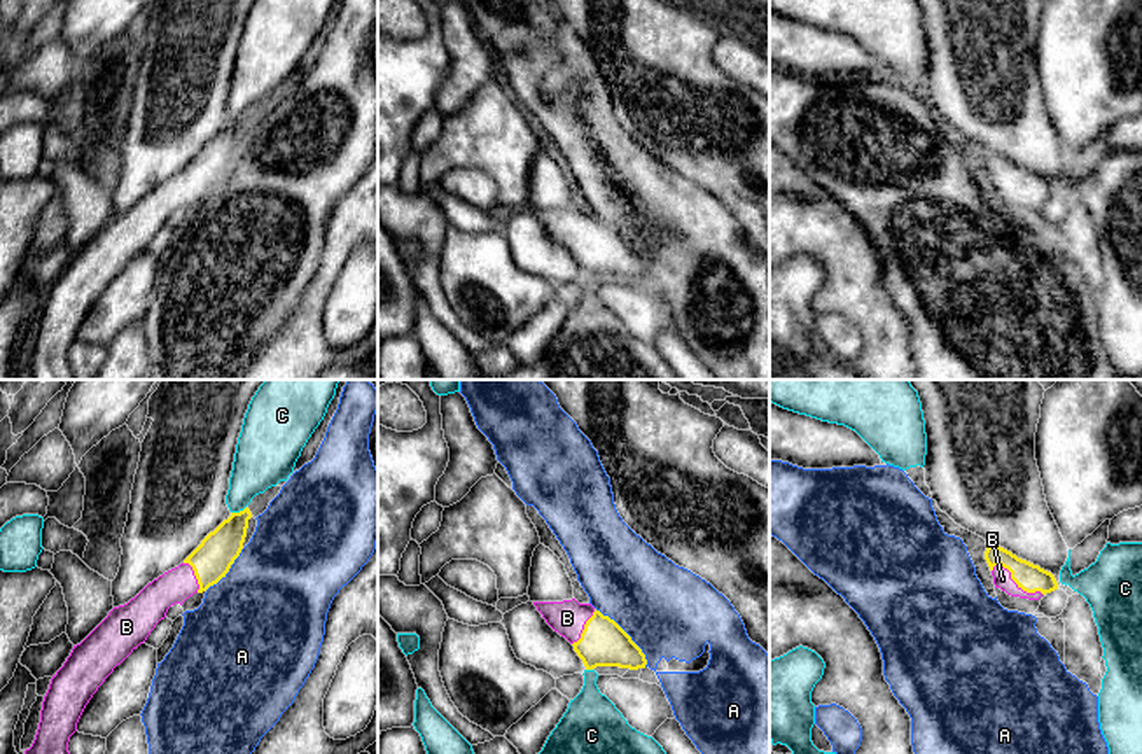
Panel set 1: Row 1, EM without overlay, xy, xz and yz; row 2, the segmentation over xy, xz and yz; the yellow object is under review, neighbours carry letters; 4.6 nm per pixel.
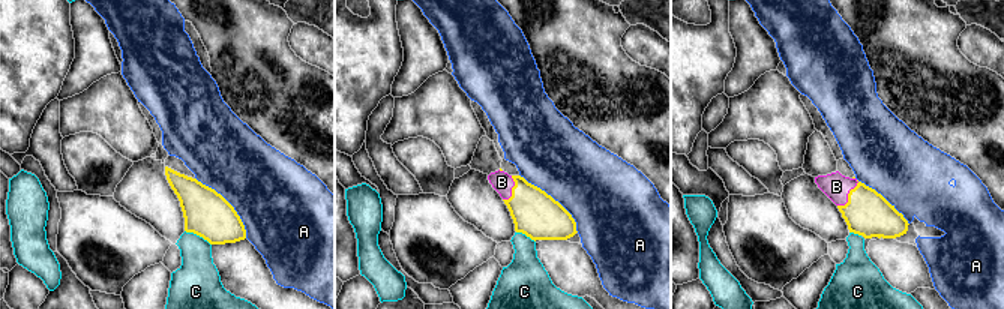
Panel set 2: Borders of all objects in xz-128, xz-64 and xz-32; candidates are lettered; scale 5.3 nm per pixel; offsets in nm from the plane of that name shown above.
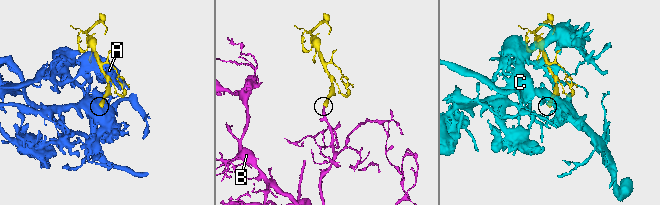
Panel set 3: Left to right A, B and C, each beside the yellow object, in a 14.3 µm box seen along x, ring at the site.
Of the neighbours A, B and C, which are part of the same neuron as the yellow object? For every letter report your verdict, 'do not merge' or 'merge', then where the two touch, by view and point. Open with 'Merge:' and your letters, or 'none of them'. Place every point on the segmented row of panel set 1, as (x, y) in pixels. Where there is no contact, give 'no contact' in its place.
Merge: B
A: do not merge; meets yellow in xz at (626, 634)
B: merge; meets yellow in yz at (1016, 583)
C: do not merge; meets yellow in xy at (240, 511)

